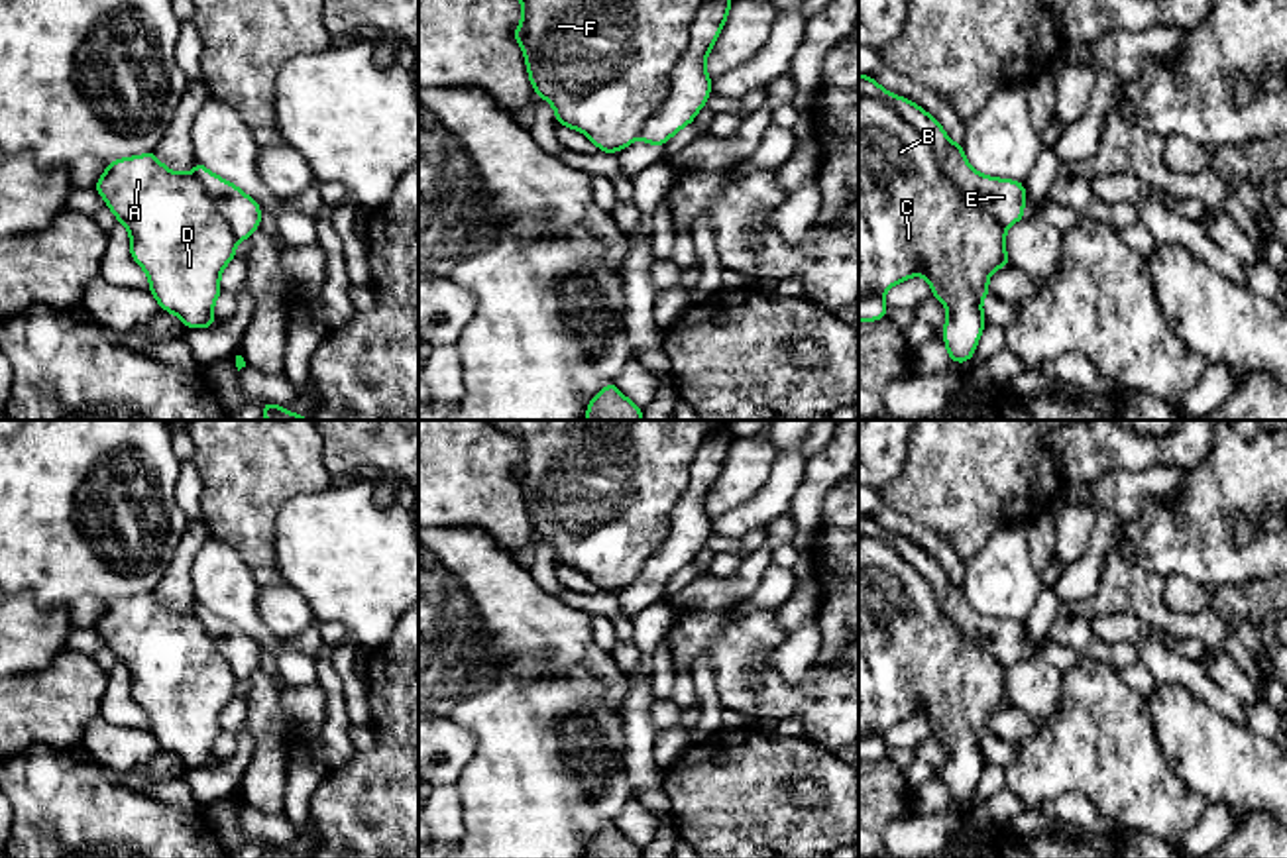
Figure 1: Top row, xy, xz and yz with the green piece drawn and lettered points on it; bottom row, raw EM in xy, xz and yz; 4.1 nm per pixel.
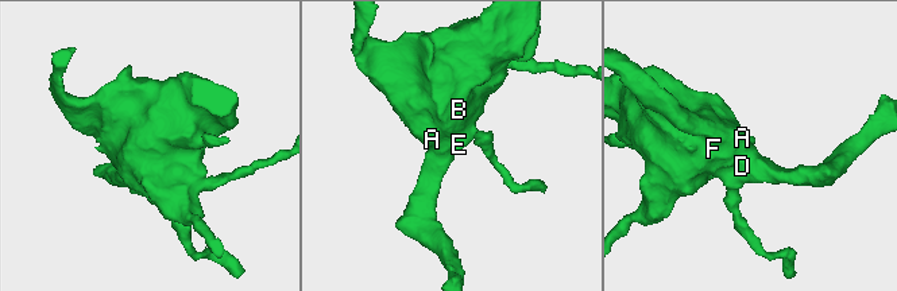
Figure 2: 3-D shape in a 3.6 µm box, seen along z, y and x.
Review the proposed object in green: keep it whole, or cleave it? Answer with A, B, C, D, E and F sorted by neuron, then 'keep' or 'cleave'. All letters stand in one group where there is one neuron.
groups A B C D F / E; cleave

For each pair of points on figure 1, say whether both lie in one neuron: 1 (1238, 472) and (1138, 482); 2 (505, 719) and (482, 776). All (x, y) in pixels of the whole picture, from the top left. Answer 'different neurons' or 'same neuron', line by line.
1: different neurons
2: same neuron

